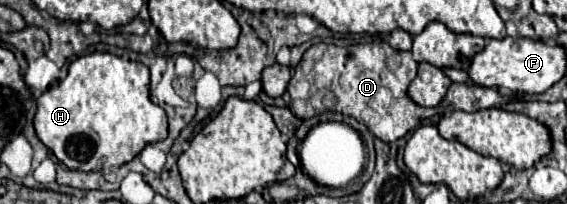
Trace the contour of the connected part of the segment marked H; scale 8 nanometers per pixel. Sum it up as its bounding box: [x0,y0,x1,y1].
[34,53,168,171]

